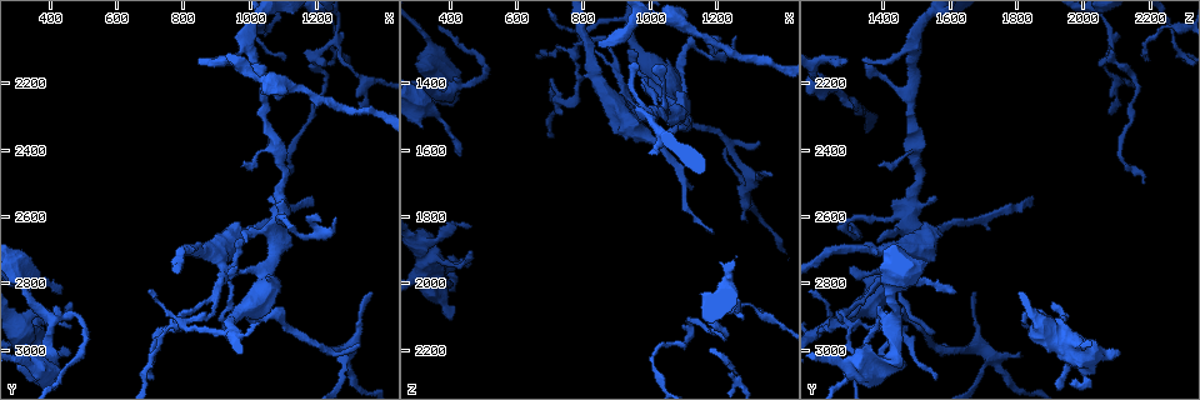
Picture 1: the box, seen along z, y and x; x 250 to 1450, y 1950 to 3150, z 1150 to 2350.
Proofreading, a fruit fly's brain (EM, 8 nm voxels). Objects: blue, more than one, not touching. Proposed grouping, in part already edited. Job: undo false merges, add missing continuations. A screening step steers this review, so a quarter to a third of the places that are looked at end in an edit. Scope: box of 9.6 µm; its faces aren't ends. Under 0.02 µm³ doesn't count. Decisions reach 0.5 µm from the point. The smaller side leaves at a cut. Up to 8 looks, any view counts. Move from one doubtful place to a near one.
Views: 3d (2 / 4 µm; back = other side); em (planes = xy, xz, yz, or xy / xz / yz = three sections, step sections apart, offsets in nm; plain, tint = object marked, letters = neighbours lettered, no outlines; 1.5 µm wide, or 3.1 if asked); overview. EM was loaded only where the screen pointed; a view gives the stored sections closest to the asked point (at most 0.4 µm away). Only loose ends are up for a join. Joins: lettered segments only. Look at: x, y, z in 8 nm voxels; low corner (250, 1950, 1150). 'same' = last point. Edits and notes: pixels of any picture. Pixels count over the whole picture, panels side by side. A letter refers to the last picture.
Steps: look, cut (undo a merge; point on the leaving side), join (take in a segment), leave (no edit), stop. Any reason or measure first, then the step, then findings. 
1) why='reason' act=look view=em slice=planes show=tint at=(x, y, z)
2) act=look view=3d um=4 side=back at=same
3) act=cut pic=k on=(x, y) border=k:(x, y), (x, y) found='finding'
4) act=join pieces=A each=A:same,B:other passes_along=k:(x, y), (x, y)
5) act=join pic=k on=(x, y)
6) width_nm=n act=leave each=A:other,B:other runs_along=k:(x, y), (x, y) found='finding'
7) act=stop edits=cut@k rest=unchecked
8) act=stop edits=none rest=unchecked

why='tapers out' act=look view=3d um=2 at=(980, 2450, 1390)

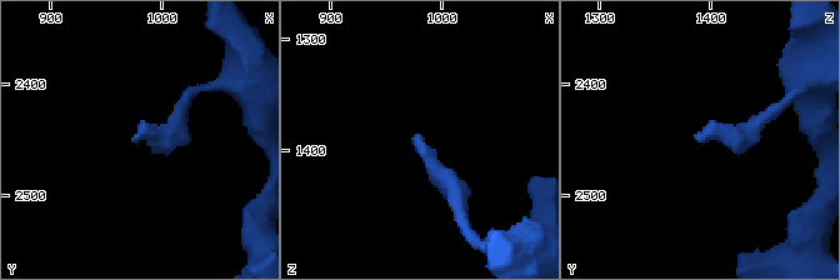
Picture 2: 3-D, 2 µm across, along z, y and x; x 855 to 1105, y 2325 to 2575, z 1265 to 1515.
act=look view=em slice=yz step=8 show=tint at=(974, 2452, 1388)

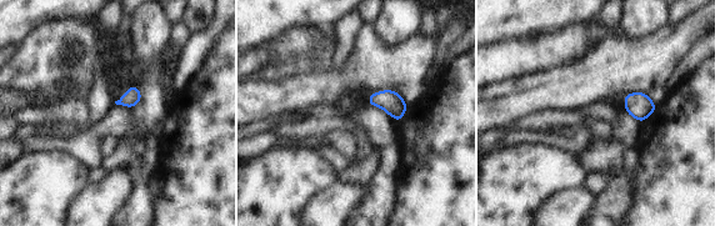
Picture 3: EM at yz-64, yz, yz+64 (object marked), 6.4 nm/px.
why='another direction' act=look view=em slice=planes show=letters at=same

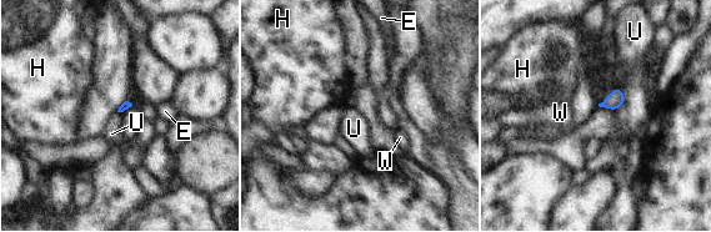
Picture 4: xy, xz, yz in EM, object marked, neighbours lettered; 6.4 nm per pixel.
longest_contact=U:150nm act=leave each=E:other,H:other,U:other,W:other border=4:(621, 89), (625, 101), (617, 110) found='none of them fits'

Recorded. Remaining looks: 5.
why='free end' act=look view=em um=3.1 slice=planes show=letters at=(710, 3090, 1560)

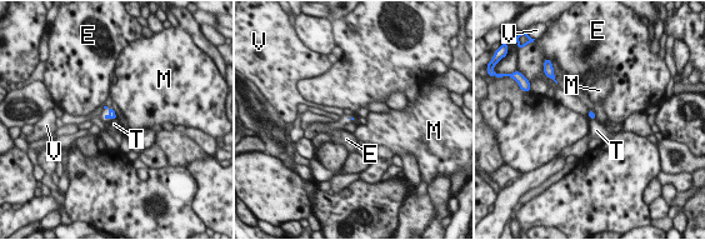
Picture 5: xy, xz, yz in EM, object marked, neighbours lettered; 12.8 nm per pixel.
longest_contact=T:70nm act=leave each=E:other,M:other,T:other,V:other border=5:(591, 118), (595, 119) found='none of them fits'

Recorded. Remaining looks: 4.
why='branch stops here' act=look view=em slice=xz step=4 show=tint at=(460, 3030, 1930)

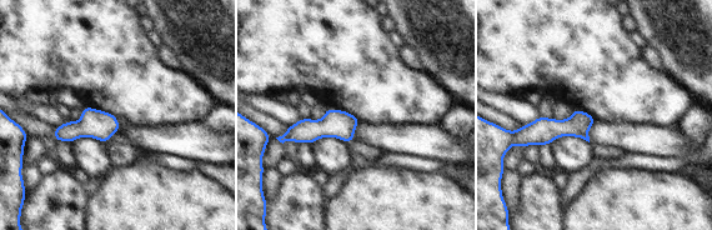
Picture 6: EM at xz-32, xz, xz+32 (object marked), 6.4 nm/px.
act=look view=em slice=planes show=letters at=same

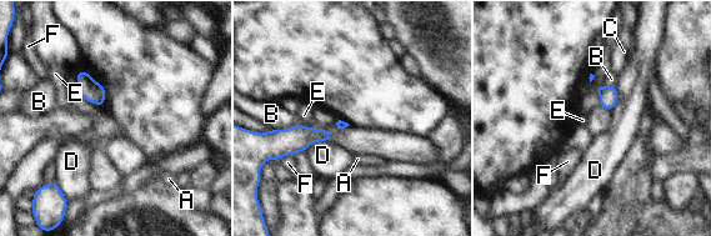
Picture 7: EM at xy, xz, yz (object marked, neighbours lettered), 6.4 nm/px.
act=leave each=A:other,B:other,C:other,D:other,E:other,F:other found='no lettered segment goes on from it'

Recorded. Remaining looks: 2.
act=stop edits=none rest=unchecked

